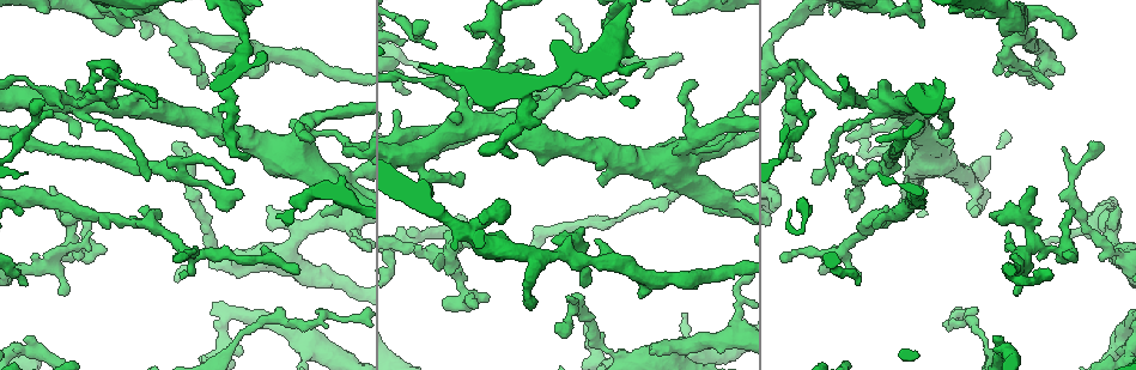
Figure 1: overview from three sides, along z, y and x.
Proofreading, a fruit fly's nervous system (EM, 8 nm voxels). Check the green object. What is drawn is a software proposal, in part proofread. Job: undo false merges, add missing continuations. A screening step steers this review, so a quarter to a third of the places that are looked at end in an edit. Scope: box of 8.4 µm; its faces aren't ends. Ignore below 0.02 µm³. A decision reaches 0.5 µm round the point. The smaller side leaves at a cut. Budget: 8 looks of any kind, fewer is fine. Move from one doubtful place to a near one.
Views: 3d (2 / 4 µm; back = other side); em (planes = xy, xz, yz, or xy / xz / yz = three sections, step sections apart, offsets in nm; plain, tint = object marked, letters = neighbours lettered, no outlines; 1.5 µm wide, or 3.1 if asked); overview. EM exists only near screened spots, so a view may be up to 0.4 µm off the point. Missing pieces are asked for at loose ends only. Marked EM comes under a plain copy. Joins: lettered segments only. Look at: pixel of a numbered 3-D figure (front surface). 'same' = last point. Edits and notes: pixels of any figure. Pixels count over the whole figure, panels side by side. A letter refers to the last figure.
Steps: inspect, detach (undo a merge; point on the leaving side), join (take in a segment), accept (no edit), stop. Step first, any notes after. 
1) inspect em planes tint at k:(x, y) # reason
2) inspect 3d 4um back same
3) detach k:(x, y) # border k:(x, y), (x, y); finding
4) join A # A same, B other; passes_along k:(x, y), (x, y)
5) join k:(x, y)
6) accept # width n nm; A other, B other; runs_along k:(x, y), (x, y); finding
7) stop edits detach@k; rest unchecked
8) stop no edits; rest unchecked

inspect 3d 4um at 1:(476, 308) # branch stops here

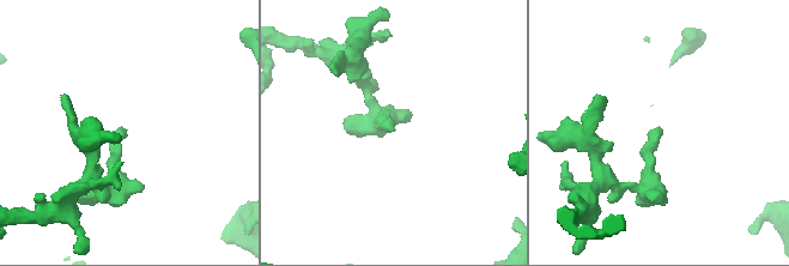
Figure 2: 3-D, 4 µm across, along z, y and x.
inspect em planes letters at 2:(394, 130)

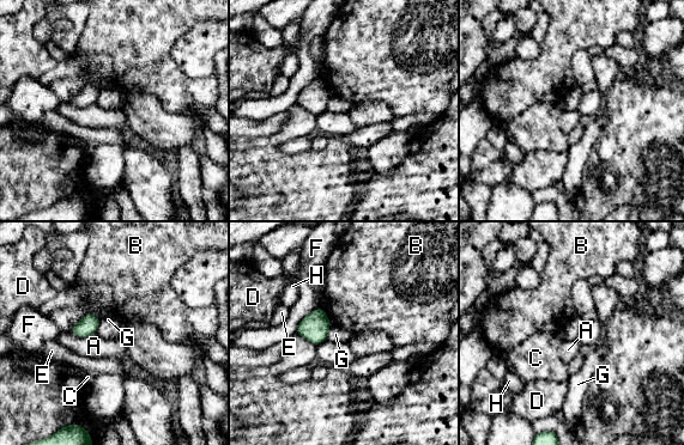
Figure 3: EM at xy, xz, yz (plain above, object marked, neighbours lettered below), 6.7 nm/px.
accept # A other, B other, C other, D other, E other, F other, G other, H other; no lettered segment goes on from it

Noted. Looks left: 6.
inspect em planes letters at 1:(179, 145) # an open end

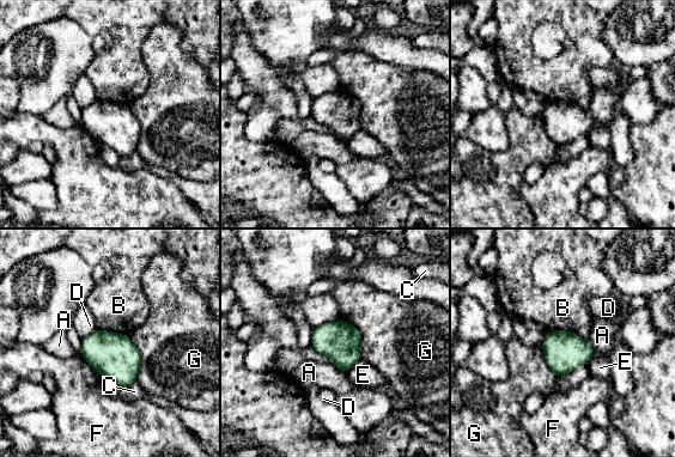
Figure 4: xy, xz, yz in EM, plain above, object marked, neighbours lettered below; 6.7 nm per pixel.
accept # A other, B other, C other, D other, E other, F other, G other; border 4:(97, 328), (129, 335); none of them fits

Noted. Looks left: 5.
inspect em xy step 8 letters at 1:(607, 347) # thick turns thin

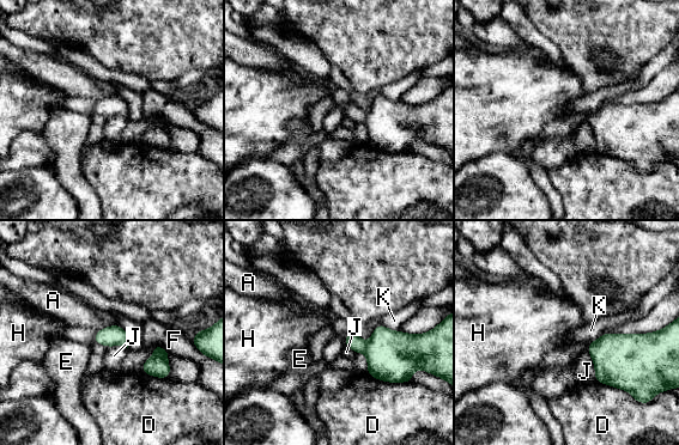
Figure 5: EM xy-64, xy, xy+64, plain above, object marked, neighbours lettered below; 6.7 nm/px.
accept # width 80 nm; longest_contact D 280 nm; A other, D other, E other, F other, H other, J other, K other; all the same neuron

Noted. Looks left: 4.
stop no edits; rest unchecked

